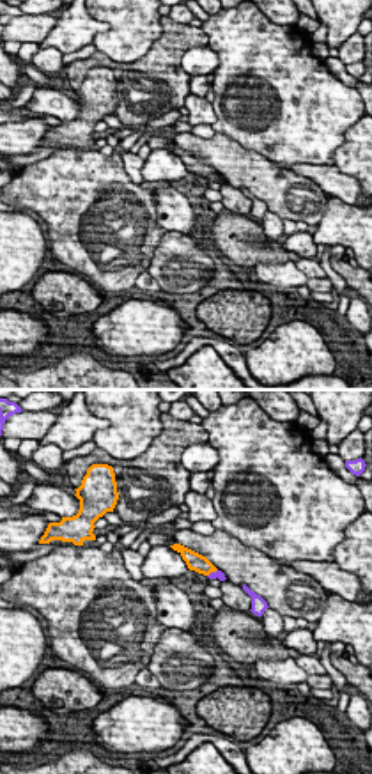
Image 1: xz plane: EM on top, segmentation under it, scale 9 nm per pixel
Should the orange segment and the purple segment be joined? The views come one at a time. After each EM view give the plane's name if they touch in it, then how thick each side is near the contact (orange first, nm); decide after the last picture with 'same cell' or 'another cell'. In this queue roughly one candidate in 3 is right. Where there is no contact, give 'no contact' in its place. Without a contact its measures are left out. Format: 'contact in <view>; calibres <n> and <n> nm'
contact in xz; calibres 160 and 70 nm

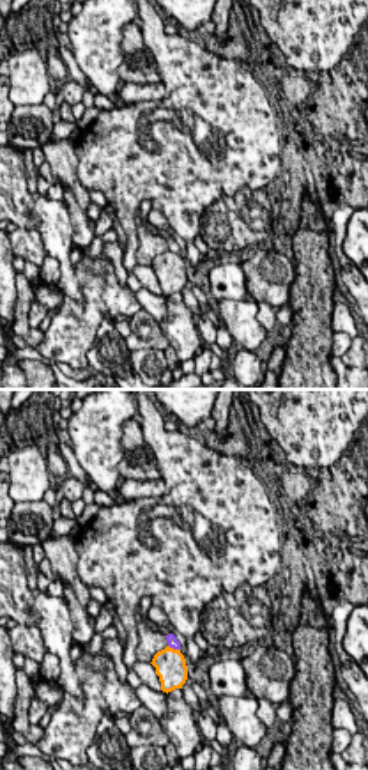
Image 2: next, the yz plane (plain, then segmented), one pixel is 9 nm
contact in yz; calibres 280 and 100 nm

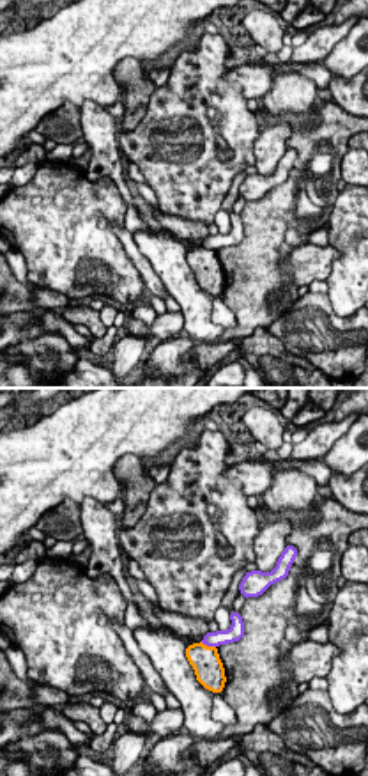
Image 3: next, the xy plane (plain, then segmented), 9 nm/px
contact in xy; calibres 260 and 130 nm

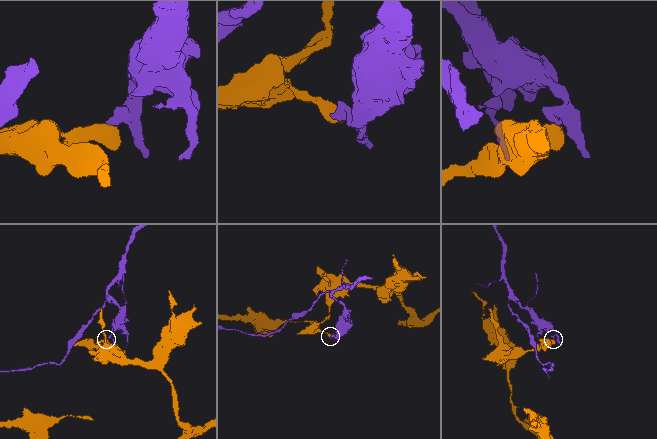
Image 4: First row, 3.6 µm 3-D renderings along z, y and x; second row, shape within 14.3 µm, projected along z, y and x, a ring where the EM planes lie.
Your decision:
another cell

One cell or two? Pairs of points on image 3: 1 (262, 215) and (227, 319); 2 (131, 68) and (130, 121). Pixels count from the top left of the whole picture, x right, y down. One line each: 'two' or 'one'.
1: two
2: one

